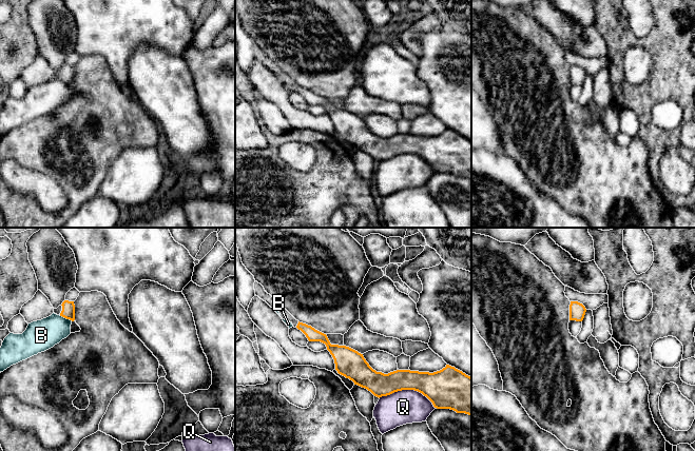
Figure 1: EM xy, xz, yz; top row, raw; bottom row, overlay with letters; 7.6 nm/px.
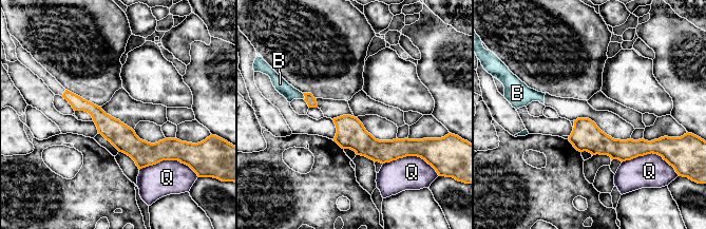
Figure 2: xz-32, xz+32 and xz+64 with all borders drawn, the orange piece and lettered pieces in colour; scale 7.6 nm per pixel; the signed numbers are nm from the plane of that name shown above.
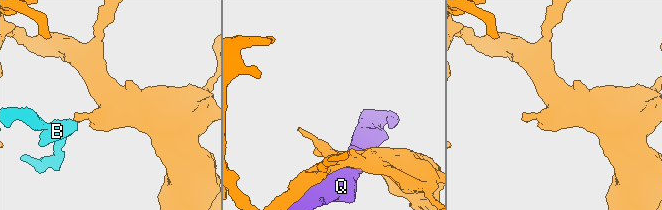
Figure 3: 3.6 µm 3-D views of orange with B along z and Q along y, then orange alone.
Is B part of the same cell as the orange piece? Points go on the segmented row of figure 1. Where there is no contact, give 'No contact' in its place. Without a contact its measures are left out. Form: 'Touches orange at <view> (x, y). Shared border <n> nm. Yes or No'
Touches orange at xy (65, 317). Shared border 110 nm. No

